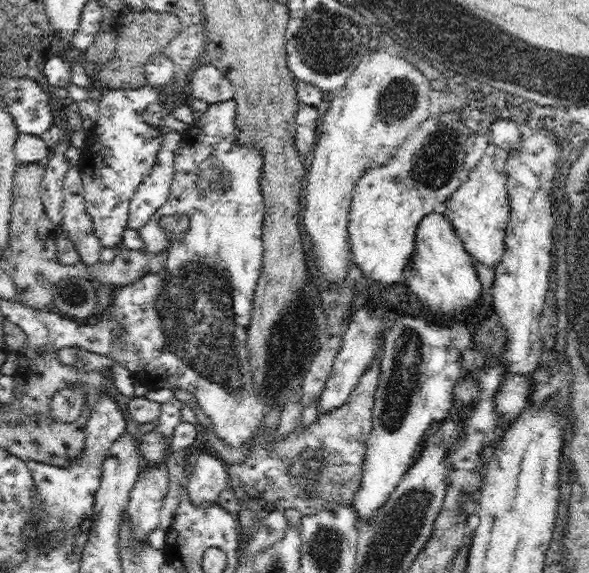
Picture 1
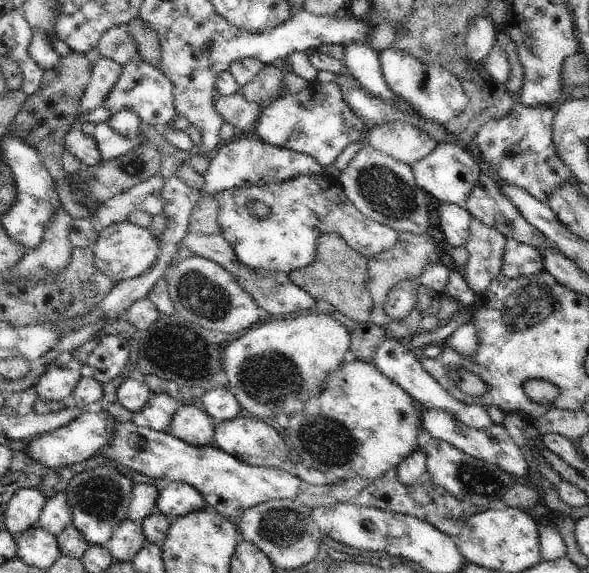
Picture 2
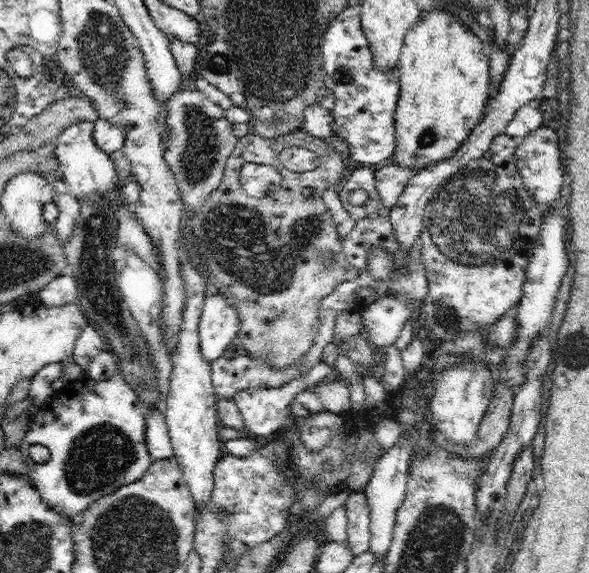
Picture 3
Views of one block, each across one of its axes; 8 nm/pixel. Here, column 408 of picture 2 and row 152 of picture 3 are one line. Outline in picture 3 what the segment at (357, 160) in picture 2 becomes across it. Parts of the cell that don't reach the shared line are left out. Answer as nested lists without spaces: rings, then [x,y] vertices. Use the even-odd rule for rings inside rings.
[[[189,84],[182,85],[176,94],[172,94],[164,118],[170,133],[168,142],[164,142],[164,158],[178,183],[183,208],[194,215],[222,182],[228,156],[238,138],[234,135],[232,123],[226,119],[226,111]]]

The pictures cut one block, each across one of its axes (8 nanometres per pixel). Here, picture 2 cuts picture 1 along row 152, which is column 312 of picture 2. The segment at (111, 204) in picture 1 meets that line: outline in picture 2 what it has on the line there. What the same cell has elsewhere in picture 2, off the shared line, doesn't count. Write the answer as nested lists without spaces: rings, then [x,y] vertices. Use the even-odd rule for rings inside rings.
[[[310,82],[298,94],[283,94],[263,106],[251,131],[263,143],[287,148],[315,158],[324,168],[332,165],[346,146],[360,141],[368,131],[344,100],[340,85]]]

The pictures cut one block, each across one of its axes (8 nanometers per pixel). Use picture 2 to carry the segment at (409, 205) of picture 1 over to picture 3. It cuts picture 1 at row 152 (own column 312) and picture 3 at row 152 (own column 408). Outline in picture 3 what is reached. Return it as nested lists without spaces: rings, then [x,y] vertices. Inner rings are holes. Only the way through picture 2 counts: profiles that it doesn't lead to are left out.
[[[436,8],[432,12],[423,13],[403,41],[396,66],[400,83],[400,96],[394,114],[396,150],[390,159],[394,165],[412,167],[413,172],[418,173],[427,167],[427,164],[449,159],[481,121],[490,98],[490,70],[480,38],[448,10]]]

